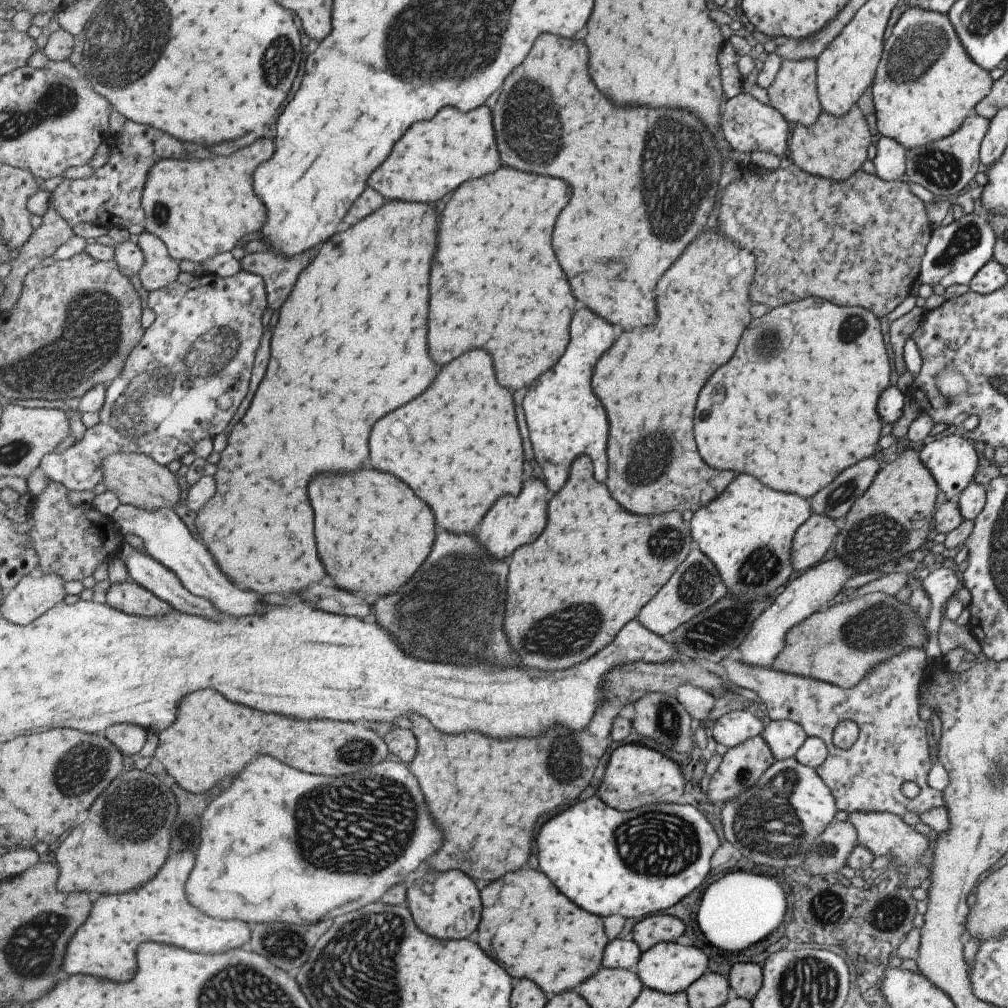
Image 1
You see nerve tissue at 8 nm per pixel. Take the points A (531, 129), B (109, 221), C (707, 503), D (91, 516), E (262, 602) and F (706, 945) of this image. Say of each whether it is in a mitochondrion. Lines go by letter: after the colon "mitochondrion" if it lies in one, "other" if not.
A: mitochondrion
B: other
C: other
D: other
E: other
F: other

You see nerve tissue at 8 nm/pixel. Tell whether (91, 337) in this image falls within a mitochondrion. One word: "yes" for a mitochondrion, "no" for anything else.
yes

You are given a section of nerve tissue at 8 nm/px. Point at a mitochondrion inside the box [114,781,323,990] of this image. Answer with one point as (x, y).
(287, 945)

